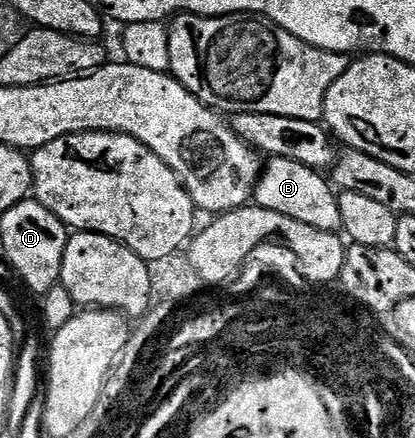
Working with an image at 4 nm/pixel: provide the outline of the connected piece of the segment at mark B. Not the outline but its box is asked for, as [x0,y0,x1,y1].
[254,158,340,233]

